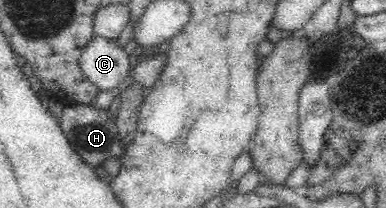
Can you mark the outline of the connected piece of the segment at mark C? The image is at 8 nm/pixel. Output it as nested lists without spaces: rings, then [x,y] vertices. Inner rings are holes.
[[[98,36],[84,46],[80,65],[83,74],[98,91],[118,87],[130,71],[130,59],[126,50],[116,45],[116,39]]]

